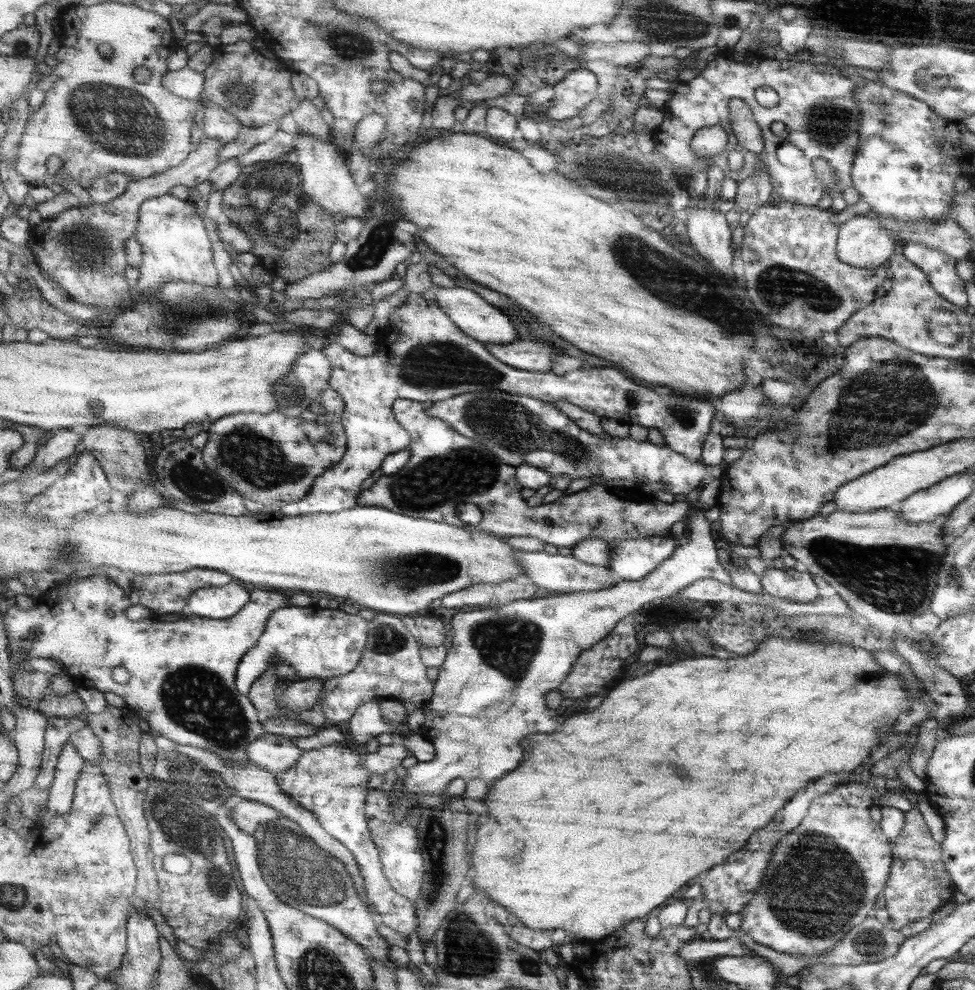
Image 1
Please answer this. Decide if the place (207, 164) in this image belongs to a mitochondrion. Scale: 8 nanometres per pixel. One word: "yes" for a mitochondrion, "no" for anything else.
no

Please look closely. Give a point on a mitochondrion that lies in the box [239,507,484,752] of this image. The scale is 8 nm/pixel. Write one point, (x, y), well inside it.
(419, 568)

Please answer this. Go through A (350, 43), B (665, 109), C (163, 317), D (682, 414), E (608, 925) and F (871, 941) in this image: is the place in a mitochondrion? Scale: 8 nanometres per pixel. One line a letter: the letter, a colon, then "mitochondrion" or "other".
A: mitochondrion
B: other
C: mitochondrion
D: mitochondrion
E: other
F: mitochondrion

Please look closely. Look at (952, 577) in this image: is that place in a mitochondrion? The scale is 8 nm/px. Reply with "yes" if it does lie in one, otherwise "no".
yes

